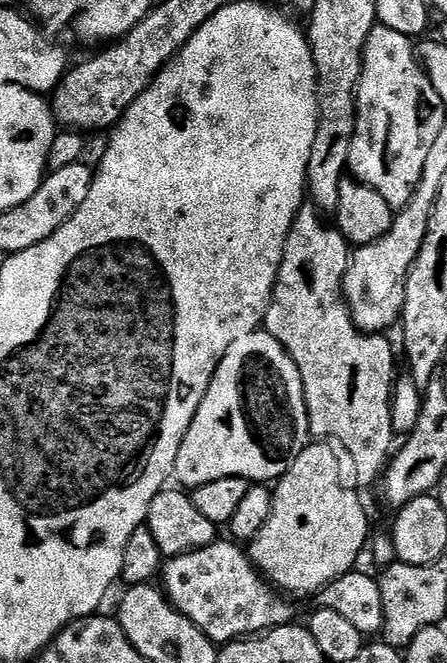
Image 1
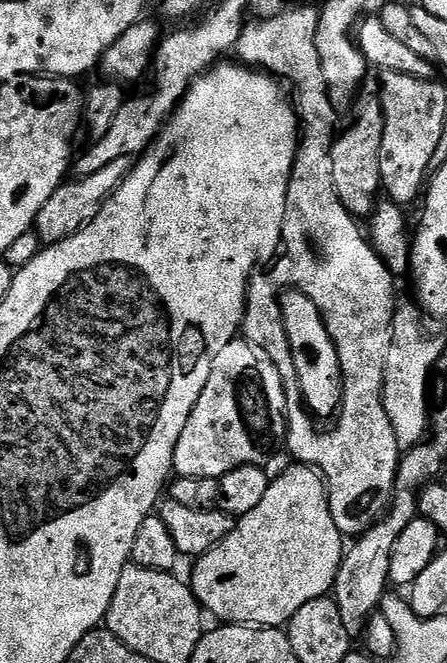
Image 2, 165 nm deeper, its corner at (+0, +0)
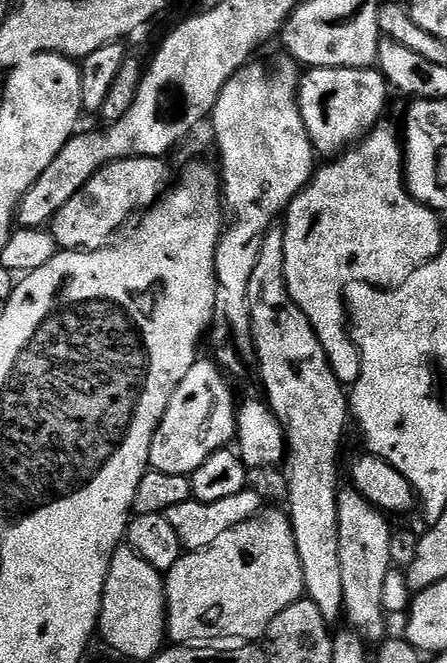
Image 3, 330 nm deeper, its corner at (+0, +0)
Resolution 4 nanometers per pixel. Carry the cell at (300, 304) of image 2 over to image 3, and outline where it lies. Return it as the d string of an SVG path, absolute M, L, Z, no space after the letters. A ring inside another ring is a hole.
M279 227L272 228L268 233L263 233L262 239L259 241L260 253L258 254L258 262L254 262L254 274L250 274L250 286L248 287L248 311L252 314L252 337L254 339L254 358L260 362L260 378L264 382L264 390L266 395L266 403L272 412L278 418L278 422L284 431L284 439L286 441L286 459L283 461L282 469L284 468L284 480L288 483L288 505L286 511L289 520L292 521L292 529L294 530L294 540L298 546L298 558L302 562L302 578L304 579L304 591L307 599L314 602L314 606L318 606L318 610L322 613L322 618L326 618L329 626L336 624L336 619L341 619L344 616L344 599L342 598L342 561L338 559L338 496L342 491L342 483L340 484L340 468L336 463L340 460L340 443L344 440L344 431L347 430L348 424L350 428L350 396L346 391L345 385L338 382L338 378L334 378L334 370L330 370L330 362L326 358L326 350L322 350L322 342L318 342L318 334L314 334L314 326L310 326L310 322L306 318L306 314L302 314L300 307L295 304L290 298L288 287L286 286L286 250L284 249L284 233Z

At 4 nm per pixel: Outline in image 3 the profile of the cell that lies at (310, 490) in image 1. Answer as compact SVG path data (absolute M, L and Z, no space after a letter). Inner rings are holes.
M272 508L268 512L267 509L261 511L259 516L252 516L246 522L242 522L238 526L226 530L221 536L214 538L214 542L210 542L210 546L206 546L197 552L185 551L178 558L178 562L174 562L174 566L164 576L164 597L166 598L166 606L168 607L168 630L166 636L176 646L188 646L193 642L256 642L263 637L264 632L270 626L270 622L274 622L274 618L278 618L278 614L282 614L282 610L286 610L286 606L298 602L304 595L302 562L298 558L298 546L294 540L292 521L289 520L287 511L280 509L279 512L278 509Z

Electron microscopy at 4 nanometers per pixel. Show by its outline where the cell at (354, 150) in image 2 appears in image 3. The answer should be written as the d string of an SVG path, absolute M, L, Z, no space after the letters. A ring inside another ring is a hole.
M375 67L370 68L310 68L301 75L302 111L309 125L320 124L332 140L351 145L368 135L381 123L388 108L388 80Z

